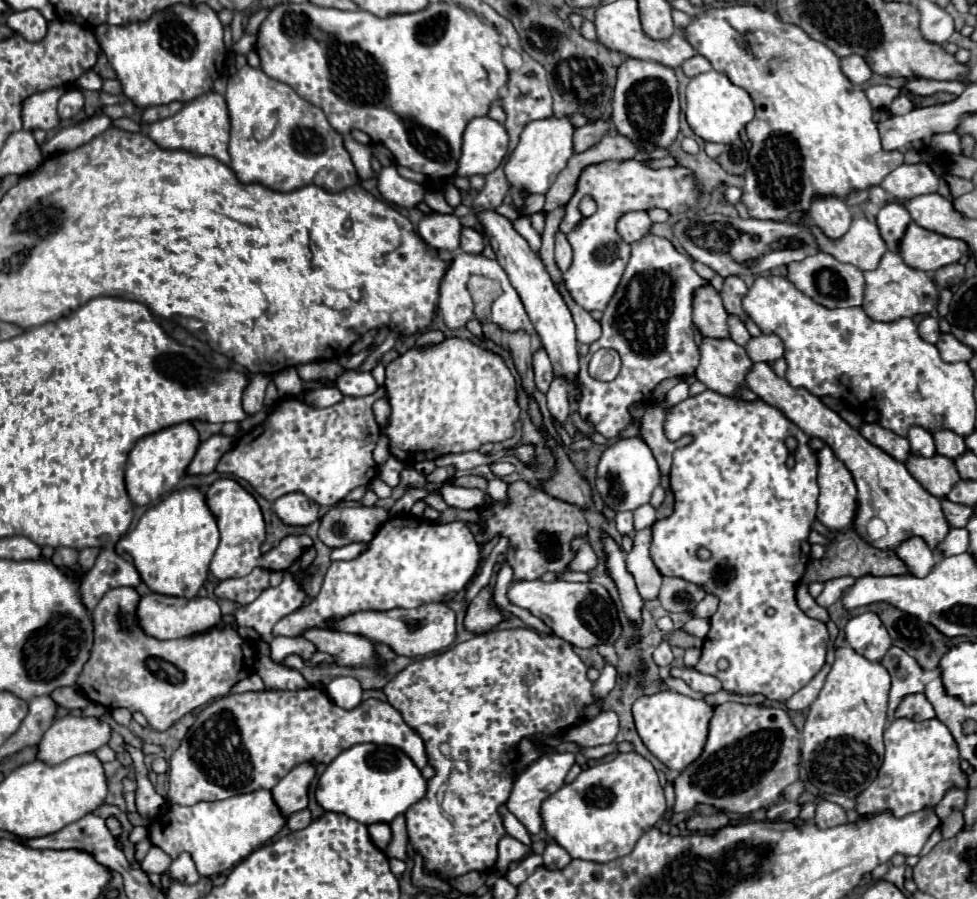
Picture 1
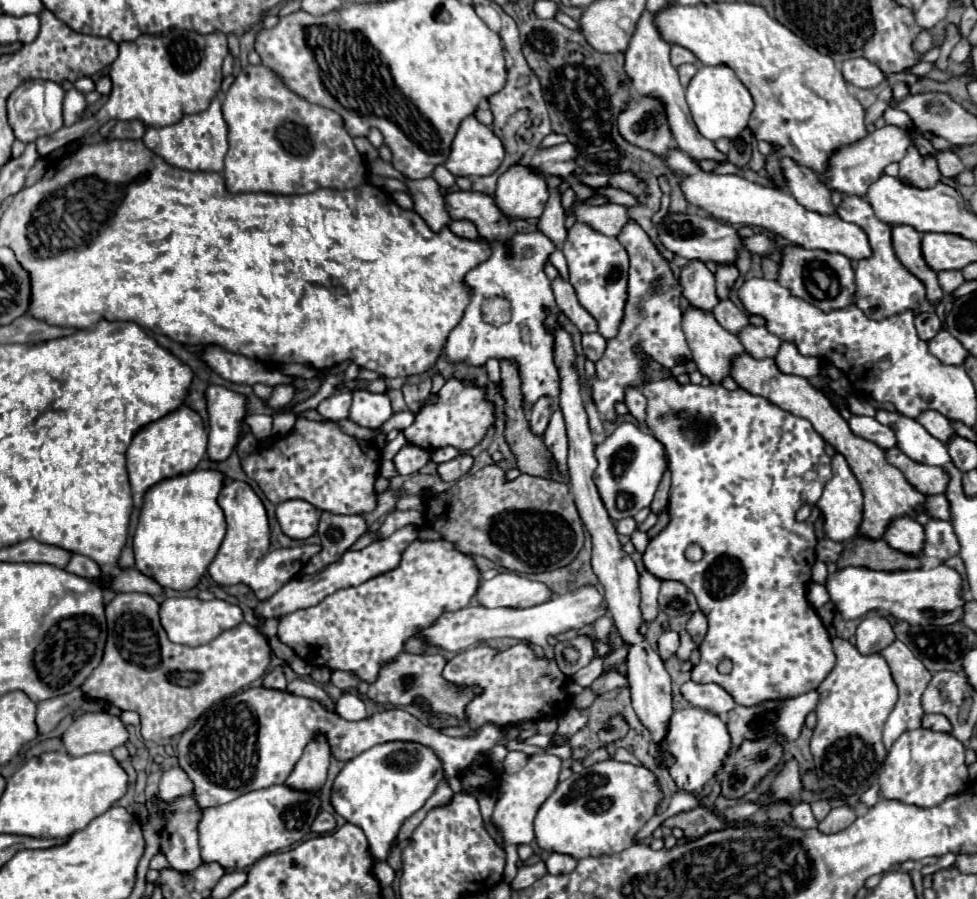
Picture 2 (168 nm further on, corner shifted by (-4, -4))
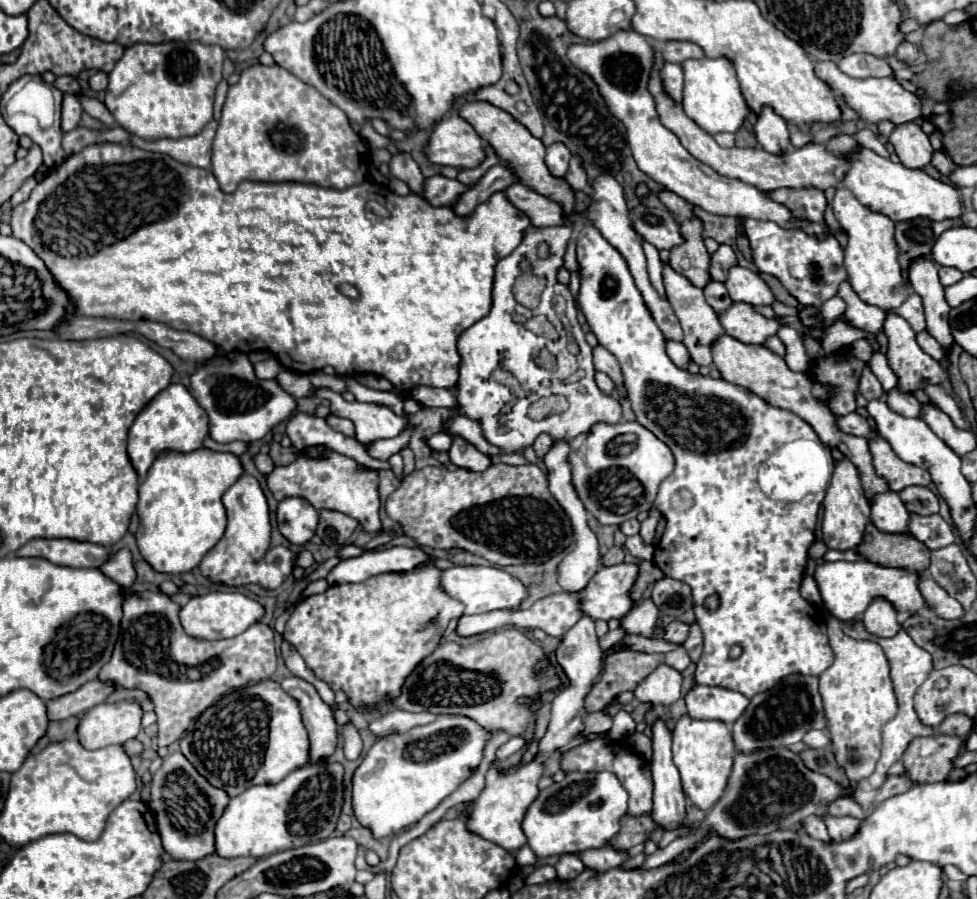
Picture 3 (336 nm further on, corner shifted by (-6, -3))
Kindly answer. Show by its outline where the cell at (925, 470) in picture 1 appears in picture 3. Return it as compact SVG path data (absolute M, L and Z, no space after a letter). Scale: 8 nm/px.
M883 437L869 439L869 451L873 457L873 469L877 471L879 477L883 477L887 481L887 485L893 491L901 491L909 485L923 485L925 487L931 483L929 471L901 461Z

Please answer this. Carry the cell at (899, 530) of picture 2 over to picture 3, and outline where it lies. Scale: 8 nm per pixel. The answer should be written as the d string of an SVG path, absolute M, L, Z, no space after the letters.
M885 491L871 497L871 521L885 533L905 533L909 523L909 511L905 509L899 493Z

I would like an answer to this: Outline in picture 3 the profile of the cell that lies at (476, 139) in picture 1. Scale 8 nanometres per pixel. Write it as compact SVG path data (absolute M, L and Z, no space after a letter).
M453 111L433 127L423 153L431 163L469 169L485 159L481 143L475 129Z

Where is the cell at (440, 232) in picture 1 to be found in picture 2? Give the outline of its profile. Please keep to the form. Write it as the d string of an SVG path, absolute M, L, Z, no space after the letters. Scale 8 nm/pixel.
M423 178L423 180L407 180L407 186L413 194L415 212L427 222L427 226L433 232L449 228L451 216L447 216L445 200L439 194L439 184L433 178Z

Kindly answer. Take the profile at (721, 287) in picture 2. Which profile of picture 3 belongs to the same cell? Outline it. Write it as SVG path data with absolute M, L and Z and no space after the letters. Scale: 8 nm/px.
M719 245L719 249L711 255L711 265L709 265L709 275L715 281L725 281L729 267L737 265L735 253L729 245Z

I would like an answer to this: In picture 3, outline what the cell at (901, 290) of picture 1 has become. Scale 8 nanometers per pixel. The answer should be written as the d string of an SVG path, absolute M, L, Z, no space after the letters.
M837 187L831 207L835 219L847 233L847 247L843 251L845 251L847 281L851 283L853 291L865 303L877 305L883 311L899 307L909 297L909 283L901 277L901 267L897 261L897 245L893 241L895 223L887 215L861 205L849 189Z

